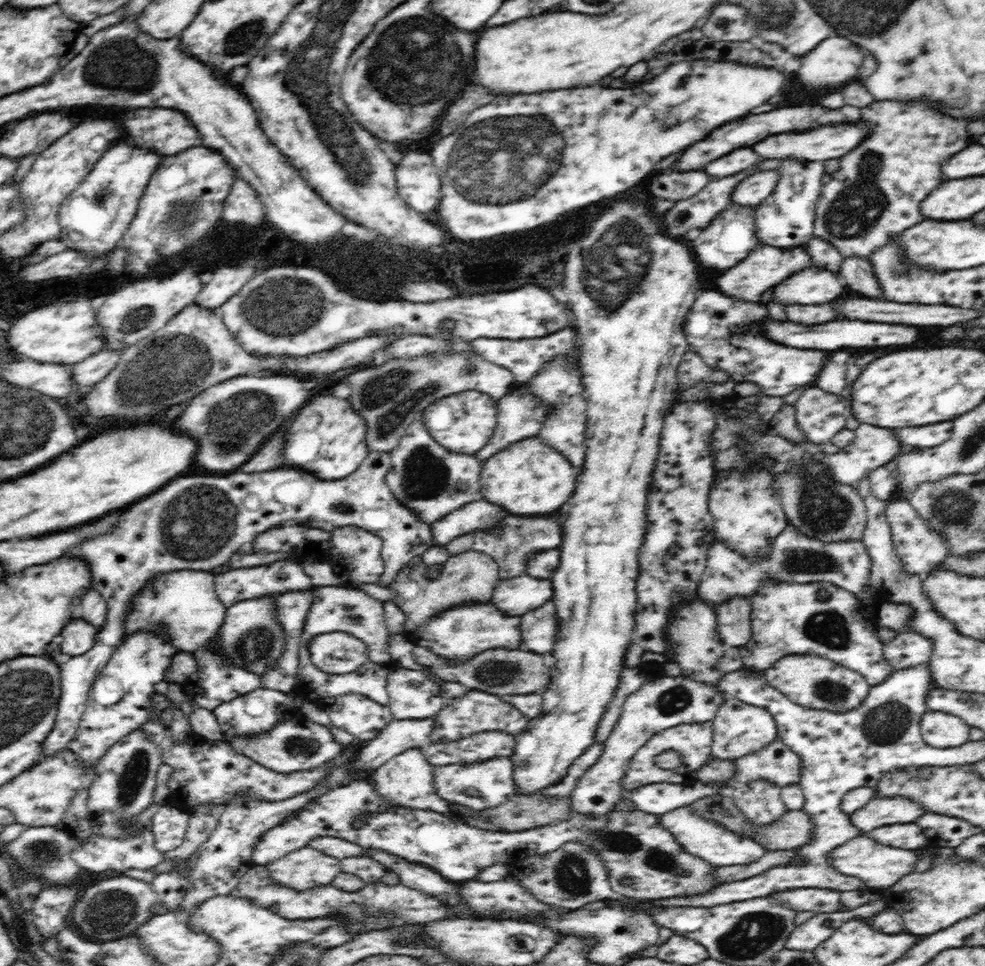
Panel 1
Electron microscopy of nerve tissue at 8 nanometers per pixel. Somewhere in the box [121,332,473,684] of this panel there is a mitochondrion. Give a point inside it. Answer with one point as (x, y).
(200, 524)

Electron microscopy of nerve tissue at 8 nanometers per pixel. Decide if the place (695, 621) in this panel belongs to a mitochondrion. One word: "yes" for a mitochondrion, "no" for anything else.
yes

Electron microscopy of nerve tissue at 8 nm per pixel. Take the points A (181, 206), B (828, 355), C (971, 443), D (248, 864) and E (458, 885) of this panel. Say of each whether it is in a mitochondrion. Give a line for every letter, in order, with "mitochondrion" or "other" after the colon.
A: mitochondrion
B: other
C: mitochondrion
D: other
E: other

